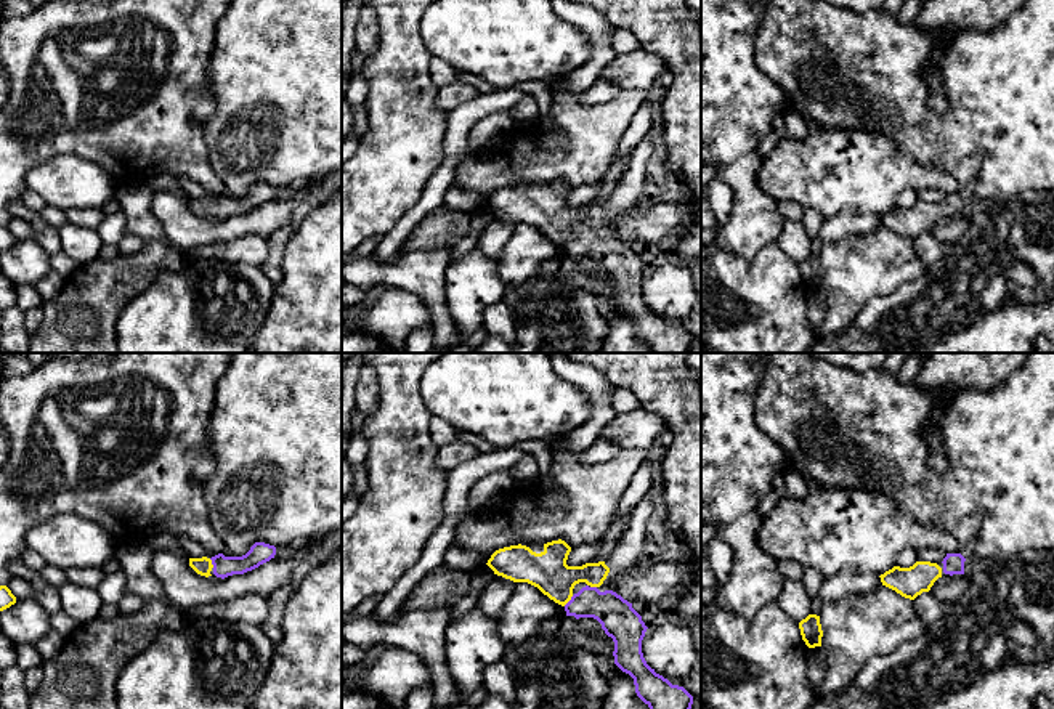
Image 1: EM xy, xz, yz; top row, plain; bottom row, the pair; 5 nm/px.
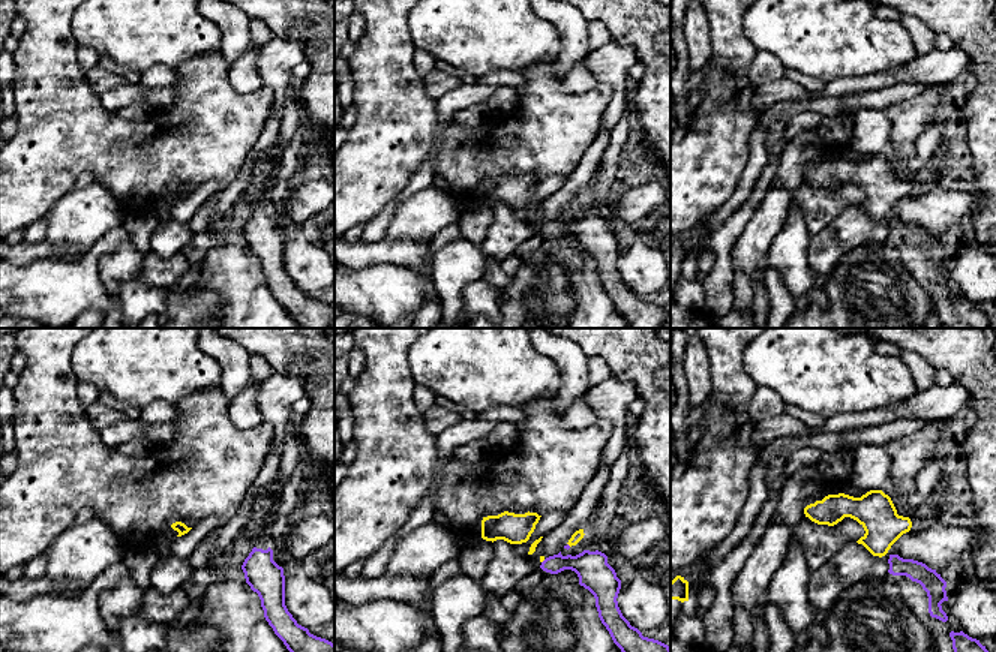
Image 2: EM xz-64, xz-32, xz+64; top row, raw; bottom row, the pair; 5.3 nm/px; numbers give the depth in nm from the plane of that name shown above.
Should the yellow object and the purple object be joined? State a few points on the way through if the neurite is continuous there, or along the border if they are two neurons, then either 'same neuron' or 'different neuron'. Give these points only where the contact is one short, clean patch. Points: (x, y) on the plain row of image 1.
across xz (547, 212), (568, 241), (602, 246), (615, 254) | same neuron

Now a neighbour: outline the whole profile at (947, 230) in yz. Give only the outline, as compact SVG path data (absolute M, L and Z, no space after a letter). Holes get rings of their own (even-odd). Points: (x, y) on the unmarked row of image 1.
M963 215L942 217L930 228L930 234L942 244L956 244L966 233L969 221Z

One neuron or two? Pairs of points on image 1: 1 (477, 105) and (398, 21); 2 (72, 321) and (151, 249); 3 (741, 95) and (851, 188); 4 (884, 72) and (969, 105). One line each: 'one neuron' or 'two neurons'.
1: two neurons
2: one neuron
3: two neurons
4: one neuron

